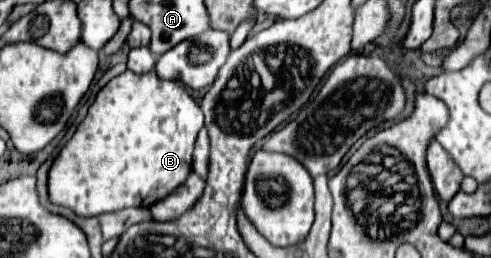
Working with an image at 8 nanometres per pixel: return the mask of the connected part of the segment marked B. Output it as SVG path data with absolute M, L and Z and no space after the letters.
M154 70L146 74L124 74L112 78L88 108L86 118L76 128L76 134L60 150L48 174L50 198L58 206L68 206L80 216L98 216L124 208L146 208L170 196L186 182L192 172L192 152L198 130L204 126L204 116L196 100L182 84L162 80Z

